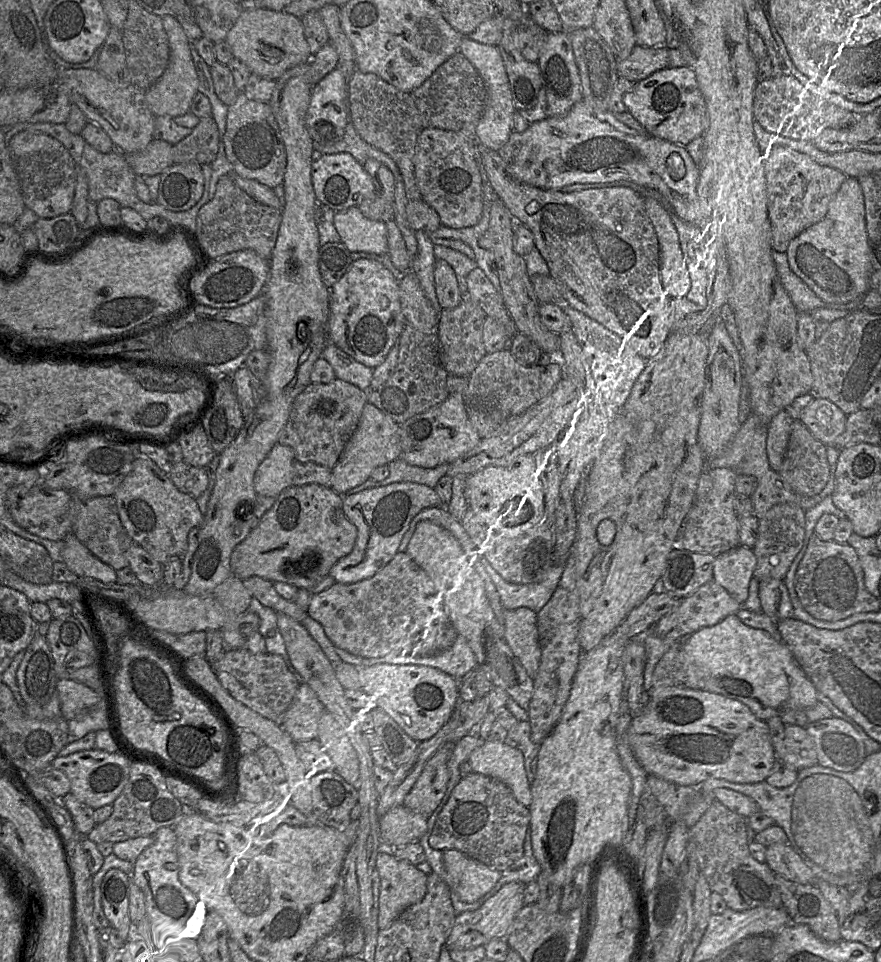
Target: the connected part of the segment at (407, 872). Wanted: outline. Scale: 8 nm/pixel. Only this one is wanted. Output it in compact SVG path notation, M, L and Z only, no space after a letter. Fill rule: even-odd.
M383 851L377 854L375 870L380 879L378 926L385 929L406 908L424 898L428 874L408 860Z

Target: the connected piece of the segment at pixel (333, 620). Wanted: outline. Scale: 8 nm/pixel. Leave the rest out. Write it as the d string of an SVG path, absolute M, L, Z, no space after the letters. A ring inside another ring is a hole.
M398 553L374 577L352 584L334 583L329 589L312 595L306 614L317 621L333 645L352 655L363 658L380 658L400 653L417 653L431 650L448 626L441 594L433 580L408 553Z

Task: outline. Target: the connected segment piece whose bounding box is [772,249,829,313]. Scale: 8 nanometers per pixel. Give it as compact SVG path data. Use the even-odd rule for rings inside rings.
M772 249L779 279L798 312L811 312L829 304L819 298L790 268L785 252Z

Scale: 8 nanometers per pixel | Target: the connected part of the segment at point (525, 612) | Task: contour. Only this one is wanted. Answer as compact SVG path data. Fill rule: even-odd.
M527 607L505 610L504 638L528 675L534 678L541 659L537 612Z

